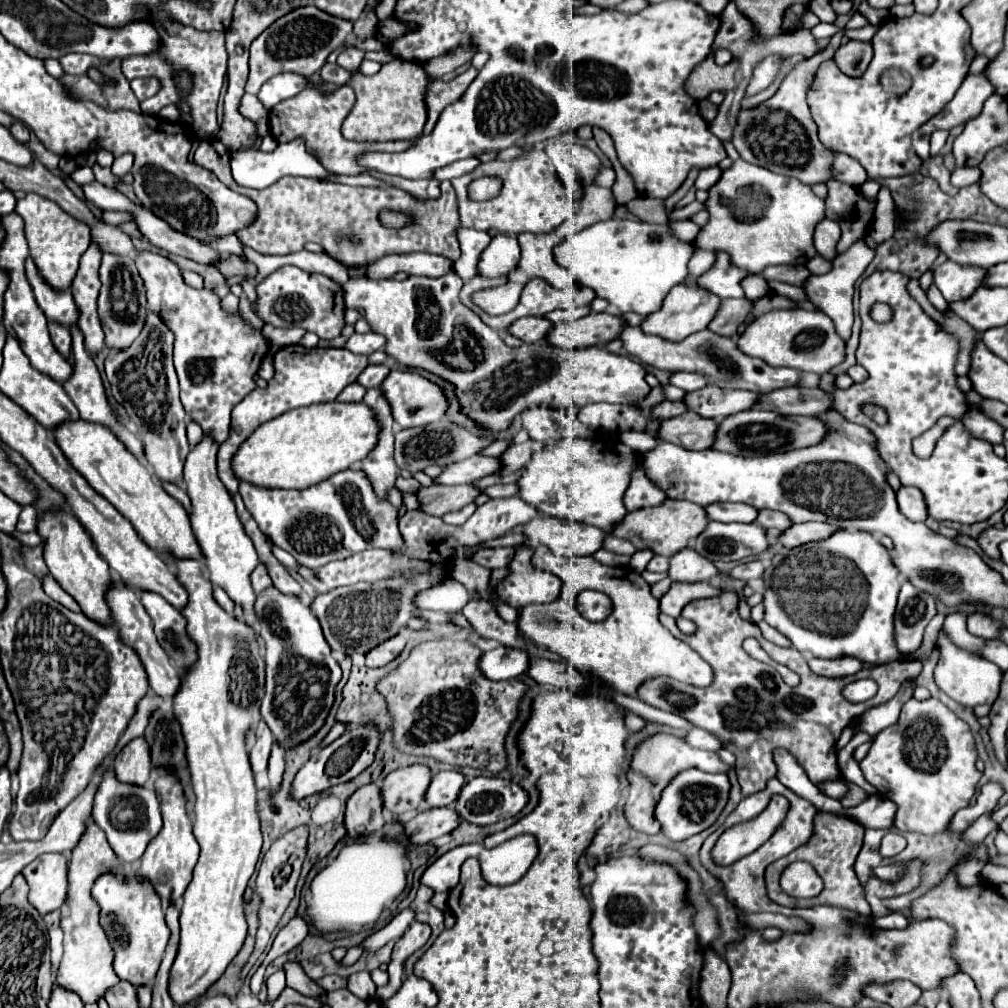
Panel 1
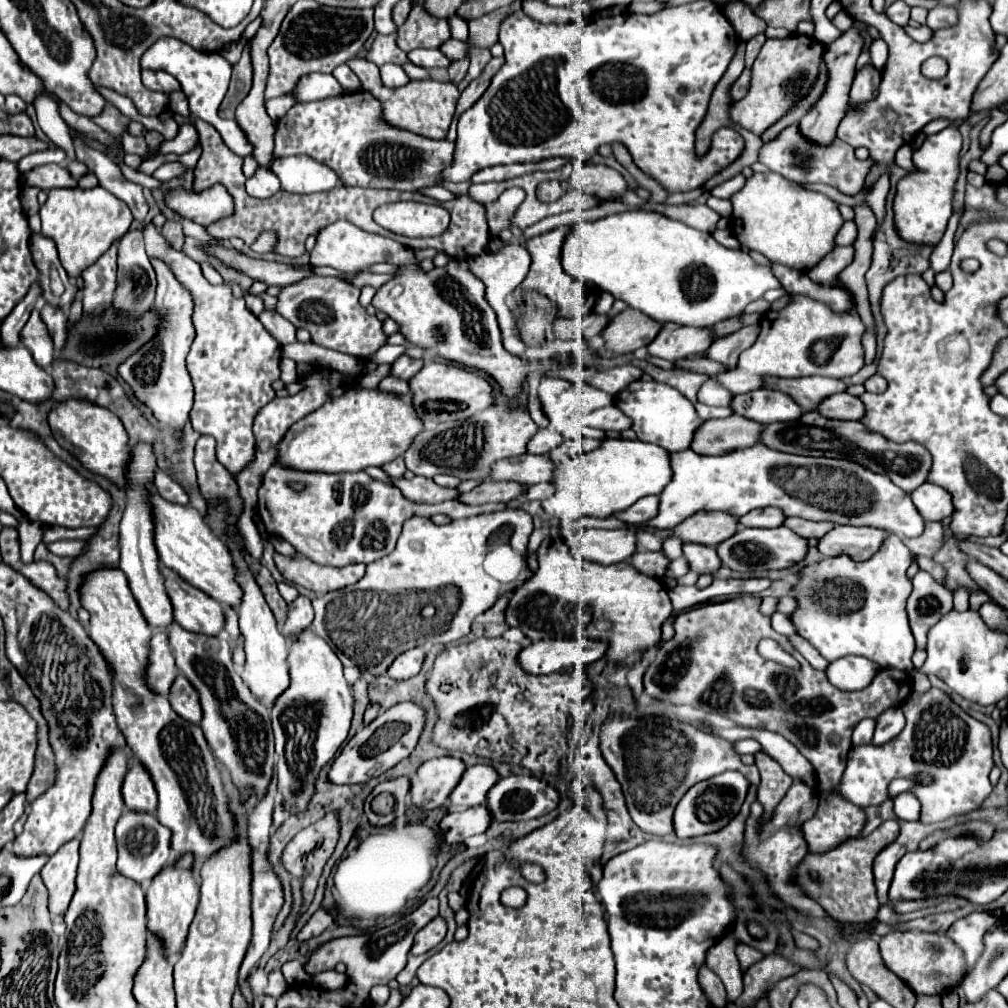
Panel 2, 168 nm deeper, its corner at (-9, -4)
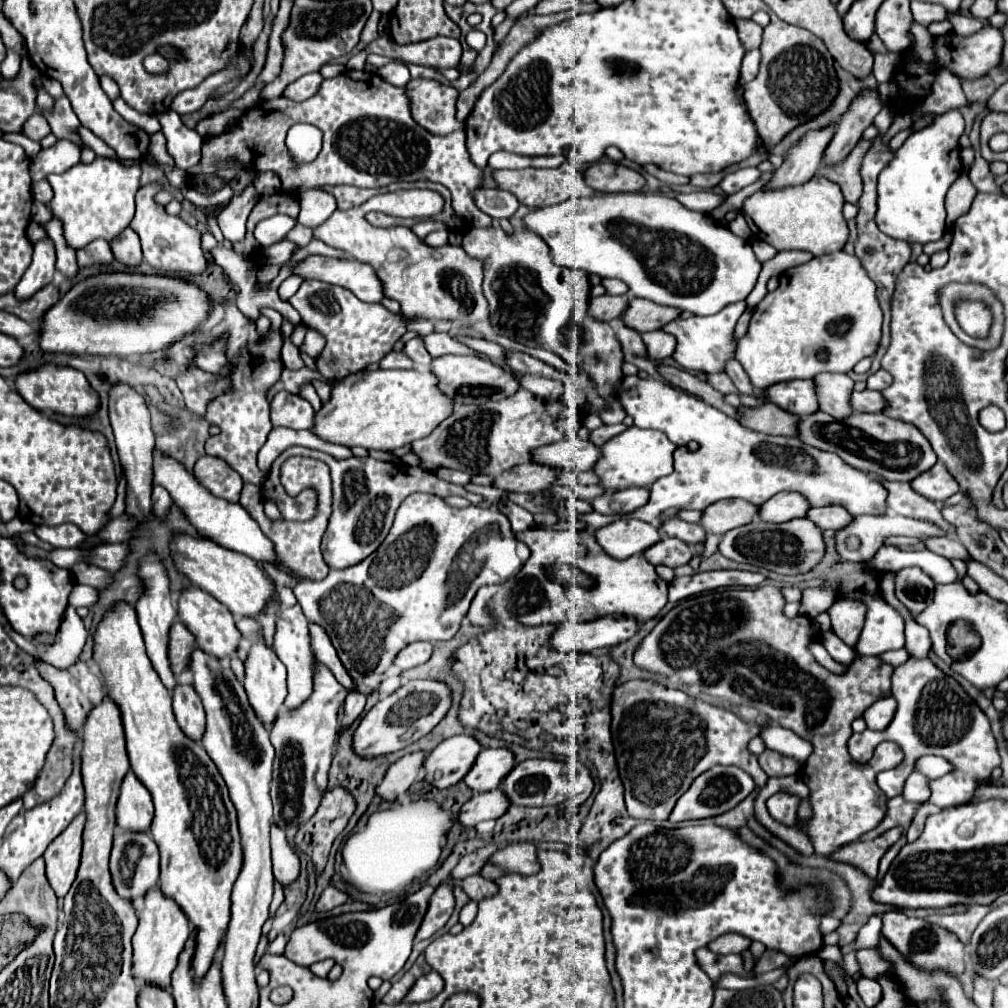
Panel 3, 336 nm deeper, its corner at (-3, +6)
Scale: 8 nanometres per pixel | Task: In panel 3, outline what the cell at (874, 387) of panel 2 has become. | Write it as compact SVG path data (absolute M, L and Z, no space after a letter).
M879 369L877 373L869 375L867 379L867 389L877 389L877 391L883 391L887 385L891 385L893 379L891 379L891 373L885 371L885 369Z

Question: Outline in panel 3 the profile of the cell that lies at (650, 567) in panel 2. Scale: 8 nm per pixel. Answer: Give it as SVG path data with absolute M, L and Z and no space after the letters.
M663 537L655 547L649 547L645 553L645 559L653 565L667 565L667 567L679 567L679 565L687 565L693 557L693 549L673 537Z

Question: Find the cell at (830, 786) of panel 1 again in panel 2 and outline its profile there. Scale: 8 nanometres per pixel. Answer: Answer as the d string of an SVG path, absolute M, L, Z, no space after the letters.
M929 689L927 693L911 693L901 709L905 709L907 725L905 729L881 747L859 745L849 751L849 759L841 783L833 789L841 797L859 807L879 805L888 799L888 785L895 777L911 775L933 775L929 785L915 785L915 797L921 803L923 825L947 821L951 817L967 815L981 807L981 803L991 793L989 771L993 767L993 745L991 731L981 721L969 717L961 707L939 689Z

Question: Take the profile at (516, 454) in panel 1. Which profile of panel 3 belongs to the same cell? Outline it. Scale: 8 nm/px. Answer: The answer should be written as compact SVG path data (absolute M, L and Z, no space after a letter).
M601 425L599 429L595 429L595 431L591 431L591 443L595 443L595 445L603 445L603 443L607 443L609 439L613 439L615 435L619 435L619 433L623 433L627 429L627 425Z

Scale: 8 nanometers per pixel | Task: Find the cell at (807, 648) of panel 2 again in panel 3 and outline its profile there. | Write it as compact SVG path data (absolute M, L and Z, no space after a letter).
M819 641L811 643L811 653L813 653L813 655L815 655L815 659L817 659L823 667L827 667L831 673L839 673L839 675L843 675L843 673L847 671L847 665L837 663L837 661L827 653L827 649L825 649Z

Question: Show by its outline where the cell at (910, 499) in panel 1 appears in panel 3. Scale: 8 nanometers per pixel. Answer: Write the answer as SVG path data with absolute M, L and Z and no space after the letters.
M937 463L935 467L931 467L931 471L925 471L923 475L915 477L911 487L935 503L945 501L947 497L959 491L959 483L955 481L955 477L947 471L943 463Z

